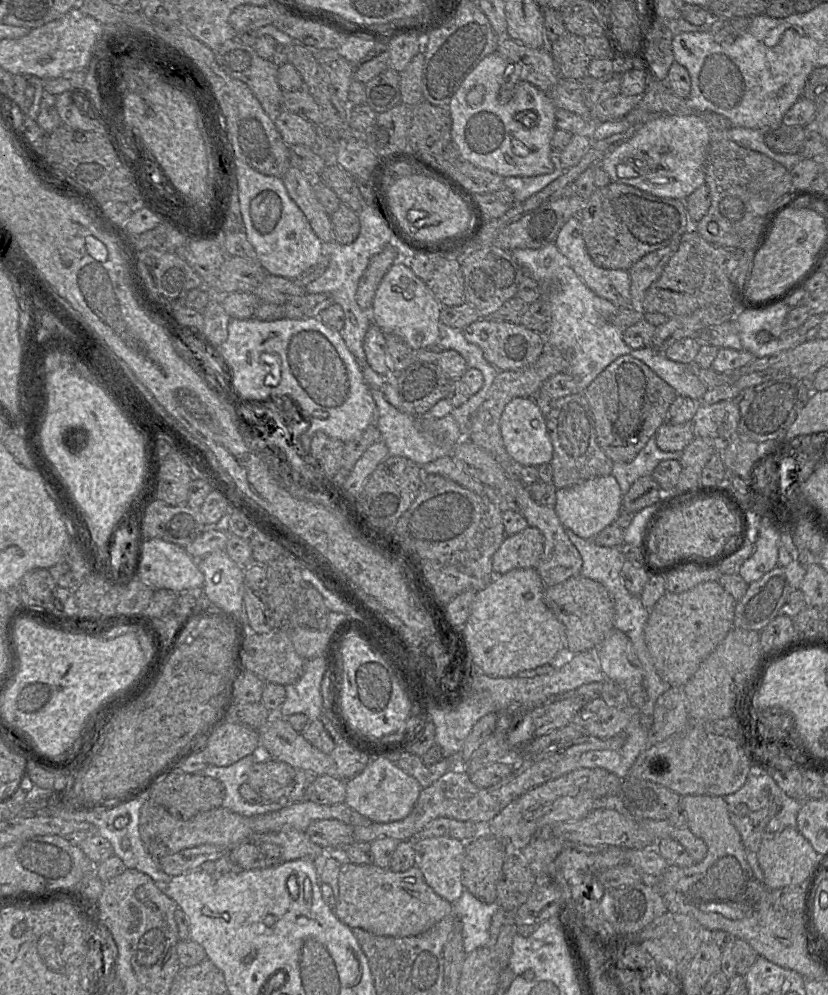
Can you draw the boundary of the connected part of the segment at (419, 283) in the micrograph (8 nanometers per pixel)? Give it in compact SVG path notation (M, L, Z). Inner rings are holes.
M395 262L382 278L370 309L372 323L385 335L401 337L413 350L438 343L442 305L427 284L403 262Z

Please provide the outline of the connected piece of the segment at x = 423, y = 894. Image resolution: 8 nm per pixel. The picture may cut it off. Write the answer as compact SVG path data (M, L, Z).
M347 863L341 865L338 885L339 899L334 910L336 917L351 929L359 928L376 936L417 936L453 912L453 904L438 896L427 885L416 866L399 873L373 864Z

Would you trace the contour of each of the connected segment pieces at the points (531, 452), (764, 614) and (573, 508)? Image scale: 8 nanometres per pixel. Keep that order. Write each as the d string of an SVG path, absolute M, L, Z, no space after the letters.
M516 397L504 408L500 419L500 432L504 446L516 466L533 465L538 467L550 463L553 457L553 445L547 429L545 416L534 398Z
M781 566L749 583L744 596L736 602L733 627L760 632L778 615L791 590Z
M612 474L586 480L556 490L555 512L562 525L583 539L593 540L604 528L613 524L622 506L623 495Z

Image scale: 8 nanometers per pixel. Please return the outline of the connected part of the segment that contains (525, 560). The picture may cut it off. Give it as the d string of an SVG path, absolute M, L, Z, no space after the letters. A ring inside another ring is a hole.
M535 527L507 536L492 558L495 576L513 569L536 568L544 550L544 536Z

